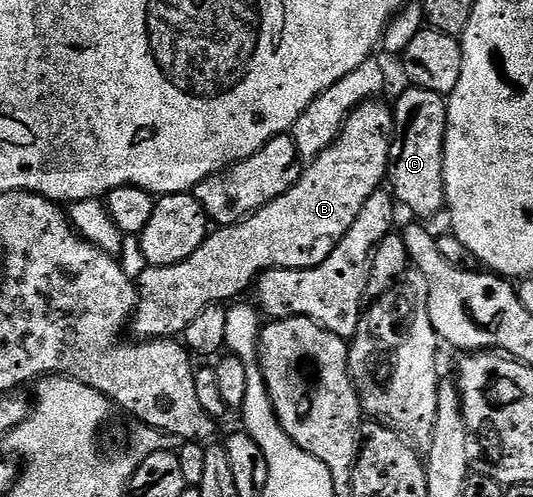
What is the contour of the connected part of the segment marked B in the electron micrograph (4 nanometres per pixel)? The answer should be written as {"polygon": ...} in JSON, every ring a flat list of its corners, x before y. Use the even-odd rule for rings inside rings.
{"polygon":[[375,98,360,103,347,117,335,142,302,170,297,184,287,189,283,197,275,197,275,201,259,208,238,223,210,230,203,245,199,245,199,249,195,249,191,257,166,267,146,266,145,272,135,279,137,309,131,320,131,331,137,334,134,336,141,341,184,336,187,325,191,325,191,321,195,321,195,317,199,317,203,309,233,301,228,299,243,294,248,287,250,290,264,271,302,271,327,261,330,253,337,248,337,242,349,232,351,225,355,225,363,205,367,205,367,197,382,190,389,174,395,111,390,104,388,107,381,102,380,98]]}

